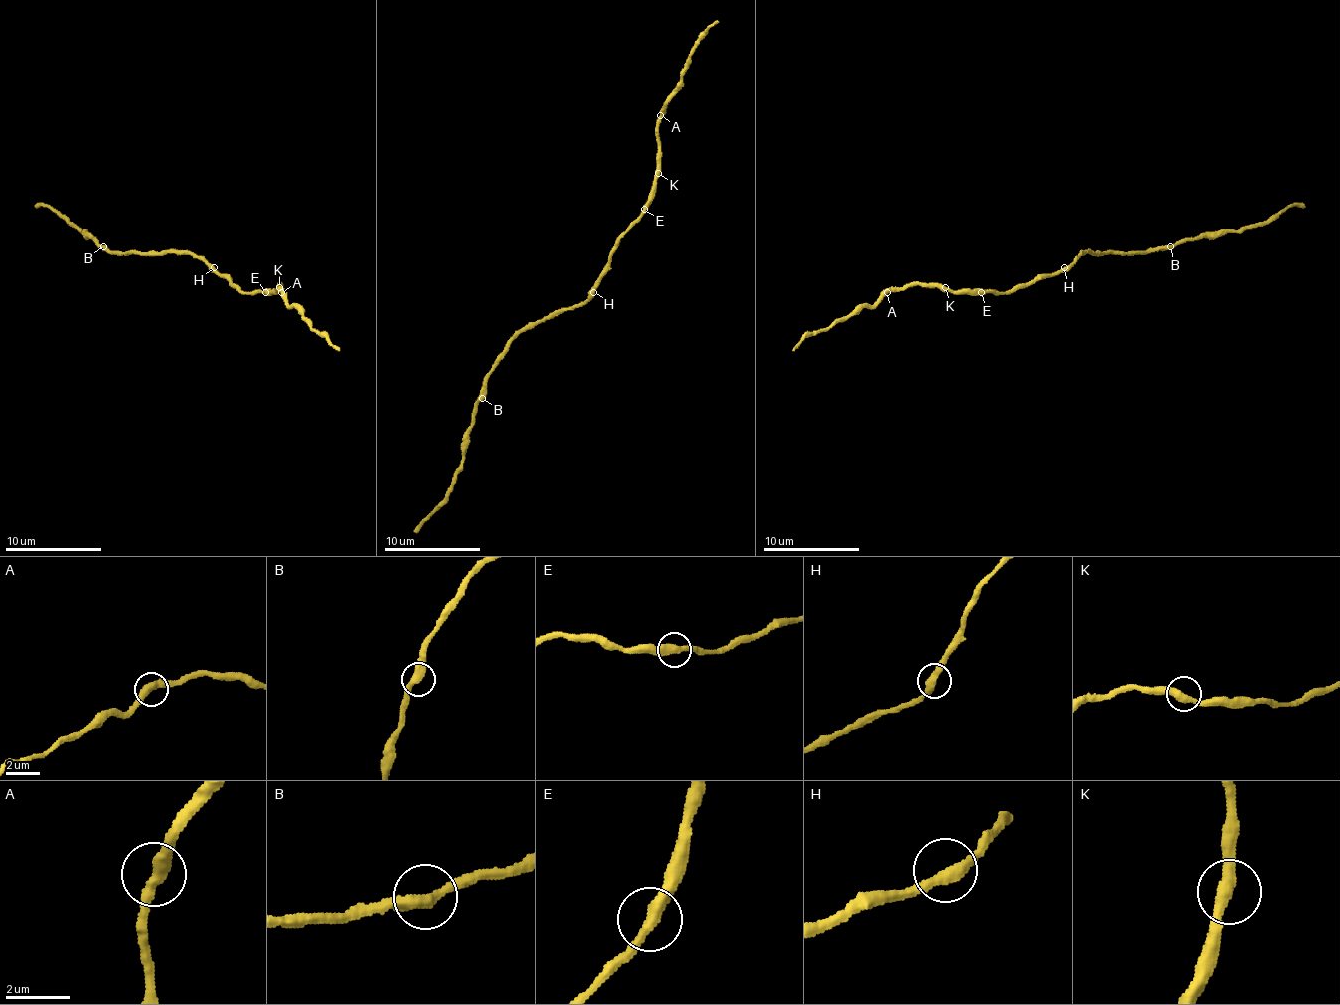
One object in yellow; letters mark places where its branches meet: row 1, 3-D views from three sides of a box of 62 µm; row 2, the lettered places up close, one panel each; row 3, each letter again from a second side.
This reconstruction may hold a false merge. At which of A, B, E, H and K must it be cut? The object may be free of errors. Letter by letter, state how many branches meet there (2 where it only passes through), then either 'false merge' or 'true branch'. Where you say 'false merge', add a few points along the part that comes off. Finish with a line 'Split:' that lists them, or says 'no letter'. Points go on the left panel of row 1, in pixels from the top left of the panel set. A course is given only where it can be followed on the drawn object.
A: branches 2; true branch
B: branches 2; true branch
E: branches 2; true branch
H: branches 2; true branch
K: branches 2; true branch
Split: no letter

